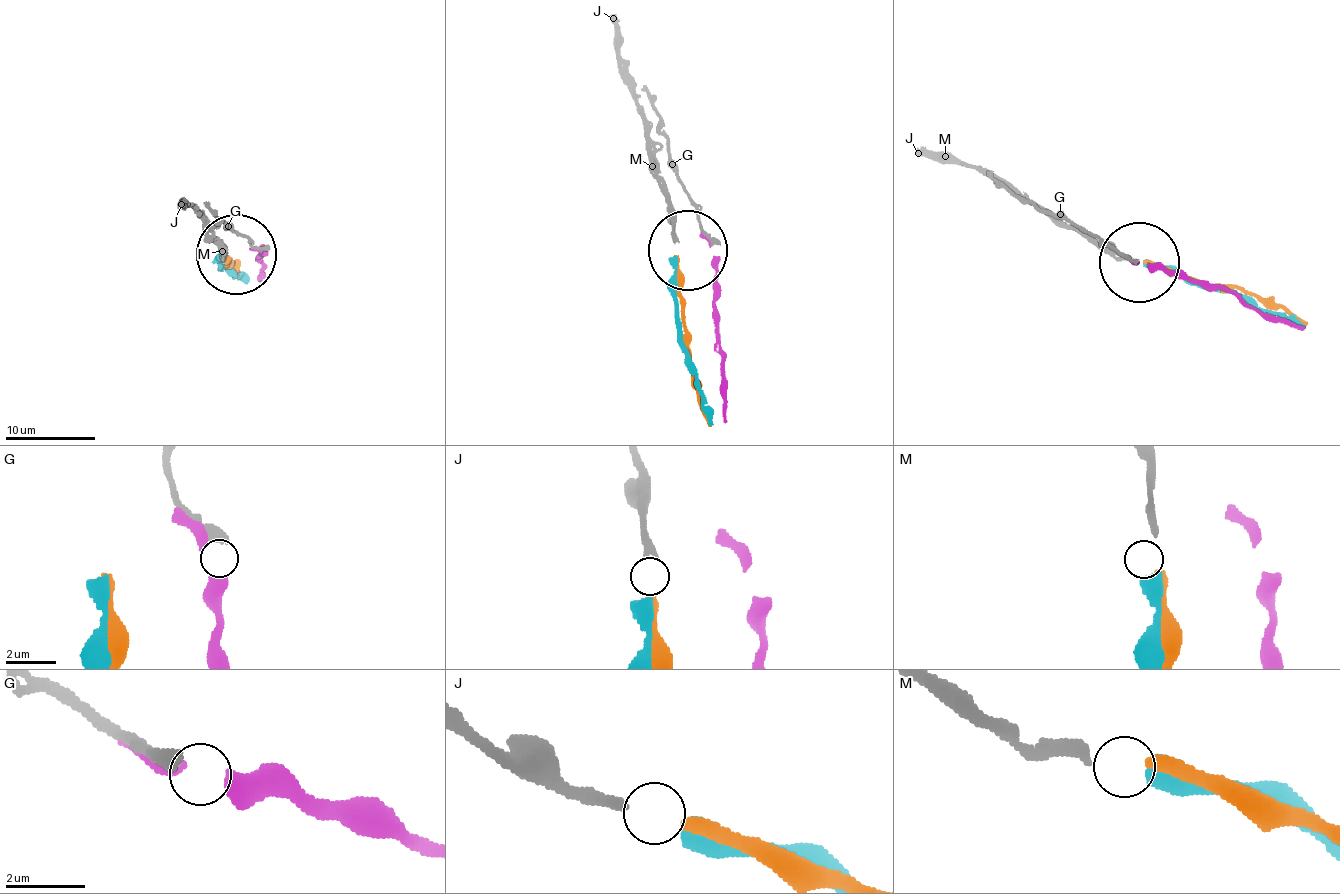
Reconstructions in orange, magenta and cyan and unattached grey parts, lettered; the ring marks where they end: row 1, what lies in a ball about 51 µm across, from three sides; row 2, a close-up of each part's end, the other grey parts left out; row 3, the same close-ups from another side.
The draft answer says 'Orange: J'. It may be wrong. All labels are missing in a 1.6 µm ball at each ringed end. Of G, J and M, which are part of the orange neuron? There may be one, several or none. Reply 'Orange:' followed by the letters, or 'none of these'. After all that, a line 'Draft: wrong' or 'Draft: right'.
Orange: J
Draft: right

